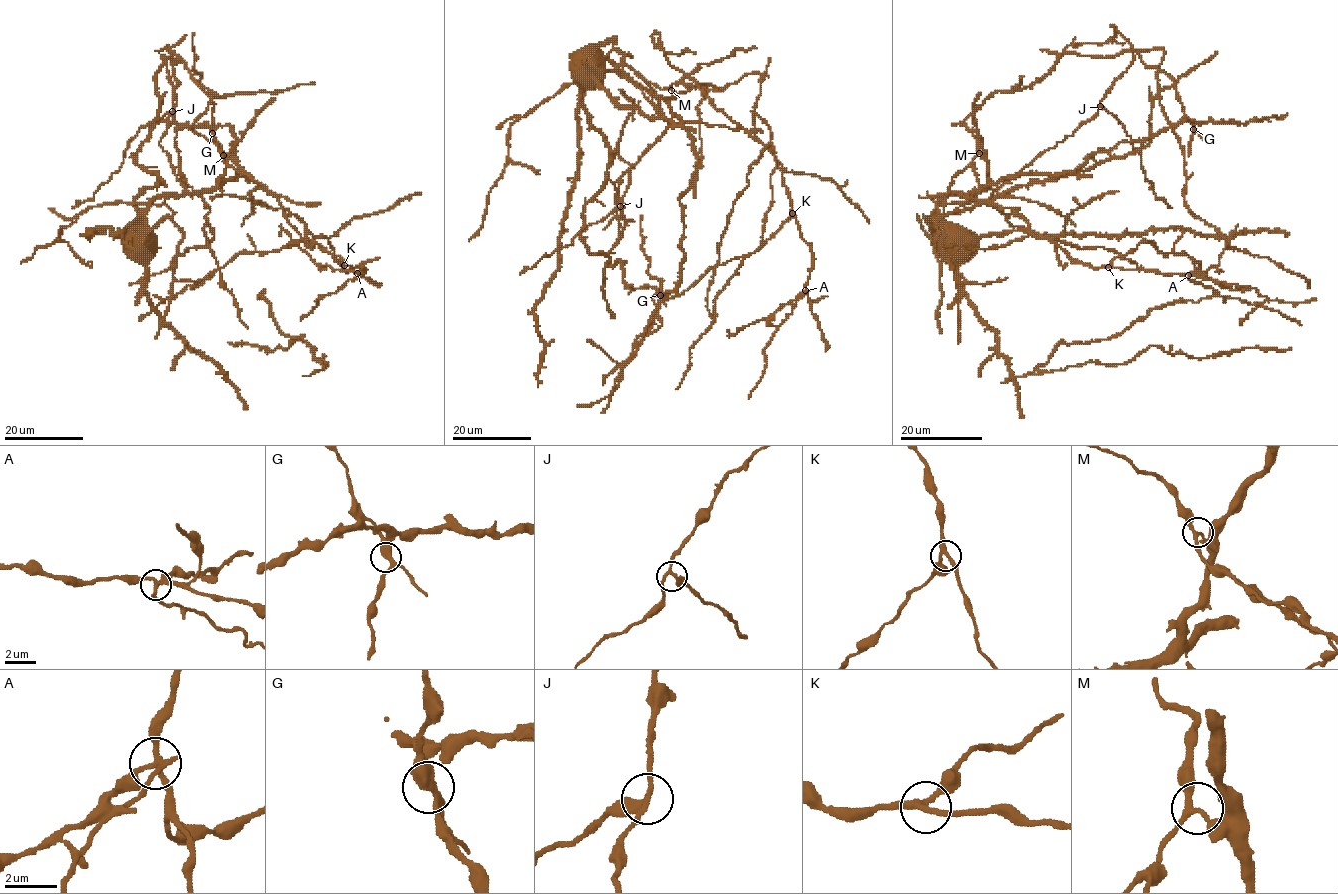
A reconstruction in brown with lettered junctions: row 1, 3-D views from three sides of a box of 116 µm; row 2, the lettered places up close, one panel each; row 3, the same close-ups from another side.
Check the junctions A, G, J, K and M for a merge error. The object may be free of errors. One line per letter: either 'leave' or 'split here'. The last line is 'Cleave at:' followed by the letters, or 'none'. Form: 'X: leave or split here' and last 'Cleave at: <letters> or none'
A: split here
G: leave
J: leave
K: leave
M: leave
Cleave at: A

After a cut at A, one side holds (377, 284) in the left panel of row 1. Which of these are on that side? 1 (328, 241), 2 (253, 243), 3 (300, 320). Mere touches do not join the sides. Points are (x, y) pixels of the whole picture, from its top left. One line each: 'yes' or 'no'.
1: yes
2: yes
3: no

